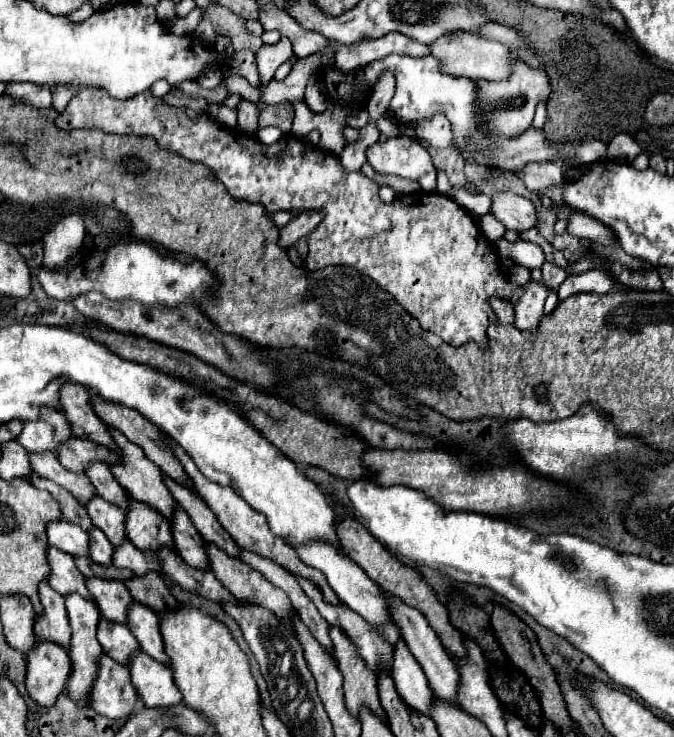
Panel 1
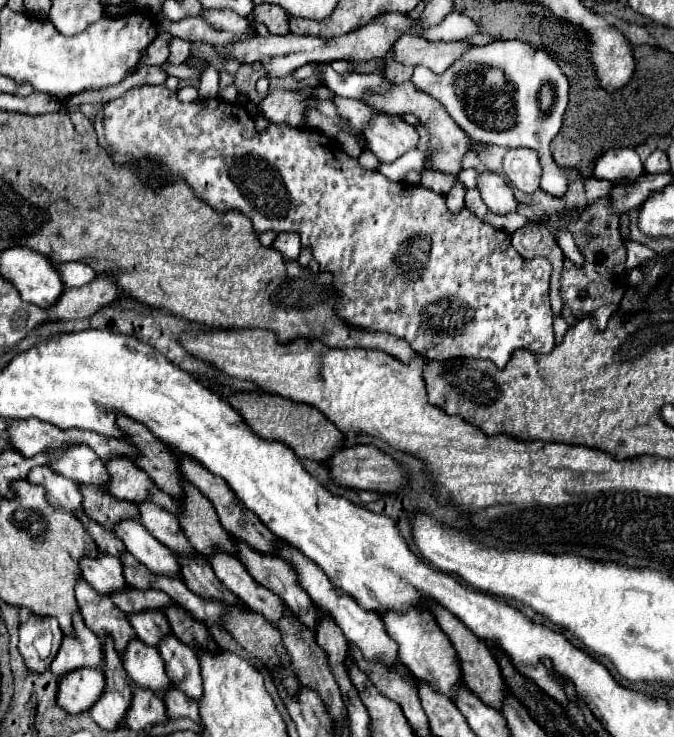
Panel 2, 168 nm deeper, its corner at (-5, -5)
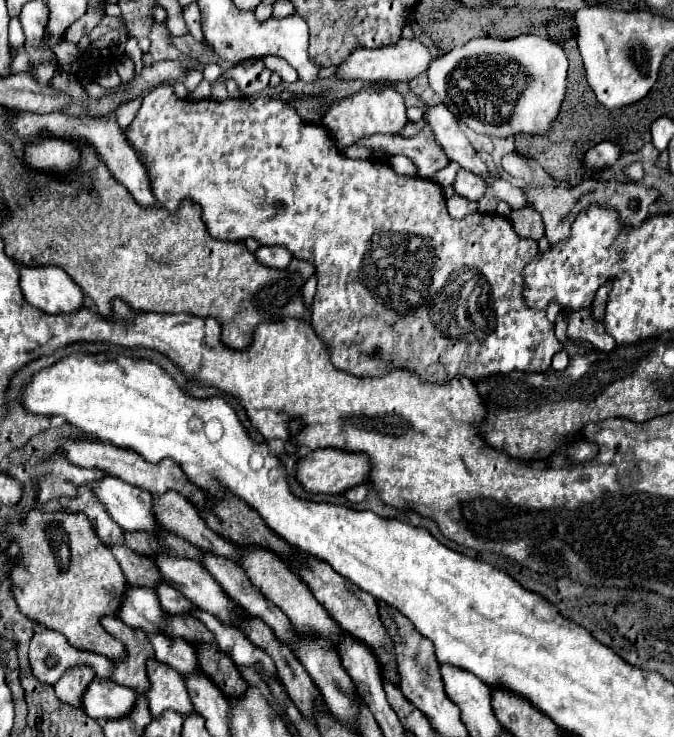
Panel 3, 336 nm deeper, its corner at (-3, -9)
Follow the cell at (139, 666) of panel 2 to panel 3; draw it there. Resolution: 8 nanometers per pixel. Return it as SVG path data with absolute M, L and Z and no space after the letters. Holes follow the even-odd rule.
M147 660L147 676L149 676L149 710L151 714L161 714L165 710L175 710L179 714L189 714L193 710L191 698L185 690L183 678L173 668L157 662Z

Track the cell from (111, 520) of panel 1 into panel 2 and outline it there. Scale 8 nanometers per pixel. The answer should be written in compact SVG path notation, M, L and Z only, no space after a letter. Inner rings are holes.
M125 520L117 524L115 534L125 542L127 550L153 574L171 574L175 578L183 578L179 574L179 558L171 552L163 542L159 542L147 528L135 520Z

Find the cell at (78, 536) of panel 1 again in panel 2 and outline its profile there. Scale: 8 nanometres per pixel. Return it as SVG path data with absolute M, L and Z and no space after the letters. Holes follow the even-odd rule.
M101 554L95 558L83 558L81 562L83 578L103 596L111 596L119 590L127 590L127 580L123 576L123 562L115 556Z

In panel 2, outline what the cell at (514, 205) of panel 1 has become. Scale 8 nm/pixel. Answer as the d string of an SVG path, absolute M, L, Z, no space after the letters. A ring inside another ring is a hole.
M493 172L477 174L477 188L481 192L481 200L487 204L487 208L495 214L509 214L517 212L517 200L513 196L511 186Z

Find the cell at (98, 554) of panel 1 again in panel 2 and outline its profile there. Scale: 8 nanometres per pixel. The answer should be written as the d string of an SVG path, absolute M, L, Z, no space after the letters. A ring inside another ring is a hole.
M125 552L121 556L121 562L125 566L125 578L127 578L127 582L131 582L131 586L135 586L139 590L151 588L151 582L155 580L155 574L149 574L149 570L141 562L137 562L129 552Z

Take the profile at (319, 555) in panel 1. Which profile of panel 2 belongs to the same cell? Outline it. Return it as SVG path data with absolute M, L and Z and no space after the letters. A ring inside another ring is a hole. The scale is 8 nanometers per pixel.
M407 610L403 614L399 612L383 612L381 614L387 632L391 638L399 644L399 656L403 658L403 664L411 668L417 680L425 680L431 684L431 688L439 694L445 694L449 700L453 700L463 686L463 672L461 662L457 660L457 654L453 650L451 640L439 630L435 622L431 622L431 616L423 610Z

